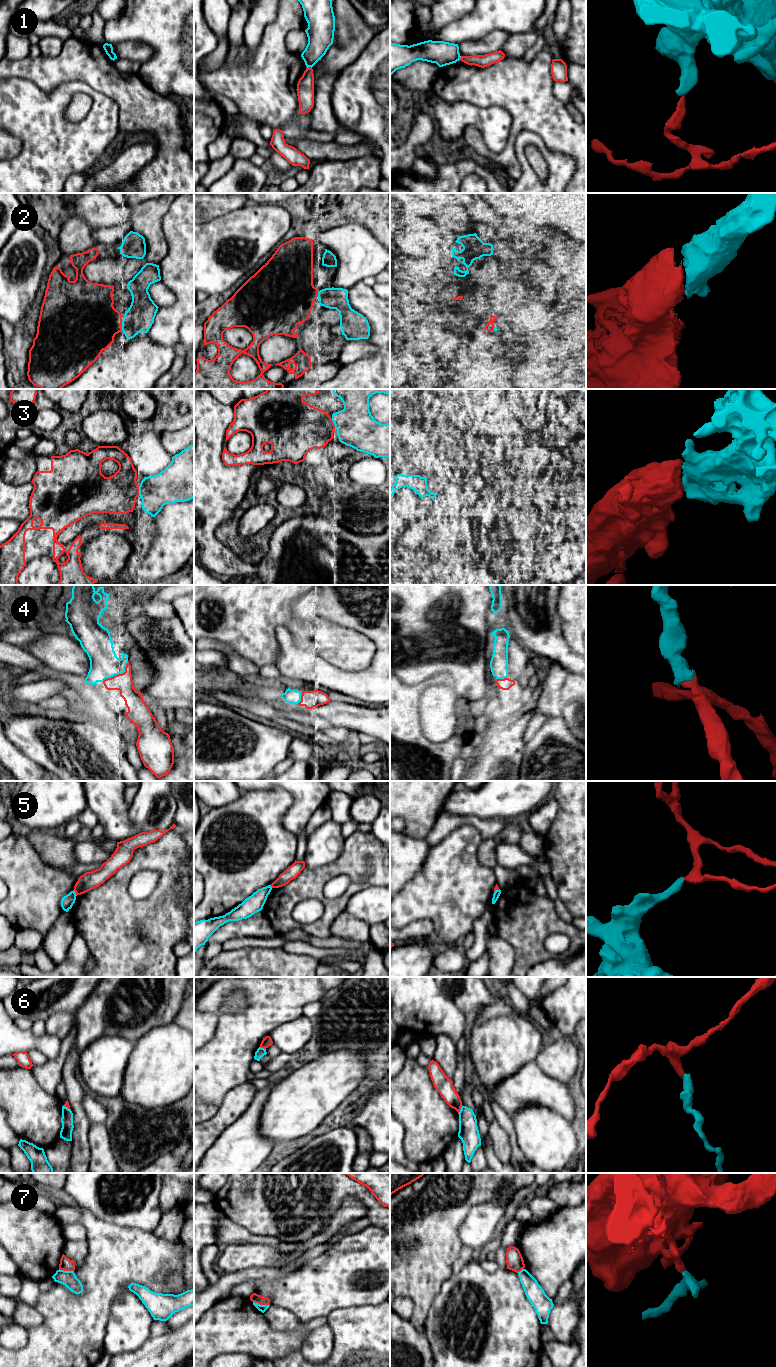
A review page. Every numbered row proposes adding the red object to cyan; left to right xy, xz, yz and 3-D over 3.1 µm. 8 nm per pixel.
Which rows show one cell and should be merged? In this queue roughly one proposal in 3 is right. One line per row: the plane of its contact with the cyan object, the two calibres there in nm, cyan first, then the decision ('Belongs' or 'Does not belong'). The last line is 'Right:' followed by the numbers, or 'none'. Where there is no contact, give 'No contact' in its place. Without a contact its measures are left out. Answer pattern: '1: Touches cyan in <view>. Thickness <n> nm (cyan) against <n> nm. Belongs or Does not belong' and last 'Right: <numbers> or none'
1: Touches cyan in xz. Thickness 200 nm (cyan) against 140 nm. Does not belong
2: Touches cyan in xy. Thickness 240 nm (cyan) against 420 nm. Belongs
3: Touches cyan in xy. Thickness 280 nm (cyan) against 320 nm. Belongs
4: Touches cyan in xy. Thickness 240 nm (cyan) against 150 nm. Belongs
5: Touches cyan in xy. Thickness 100 nm (cyan) against 140 nm. Does not belong
6: Touches cyan in yz. Thickness 160 nm (cyan) against 140 nm. Does not belong
7: Touches cyan in xz. Thickness 60 nm (cyan) against 70 nm. Does not belong
Right: 2, 3, 4

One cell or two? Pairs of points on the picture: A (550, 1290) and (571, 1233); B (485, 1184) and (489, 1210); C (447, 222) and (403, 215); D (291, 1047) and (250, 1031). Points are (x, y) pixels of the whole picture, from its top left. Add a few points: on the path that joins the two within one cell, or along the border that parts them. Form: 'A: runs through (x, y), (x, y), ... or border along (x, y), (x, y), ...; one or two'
A: runs through (550, 1276), (551, 1253), (557, 1247); one
B: border along (504, 1184), (494, 1198), (474, 1204), (467, 1212); two
C: runs through (436, 212), (433, 210), (414, 210); one
D: border along (289, 1022), (284, 1022), (277, 1026), (268, 1035); two

